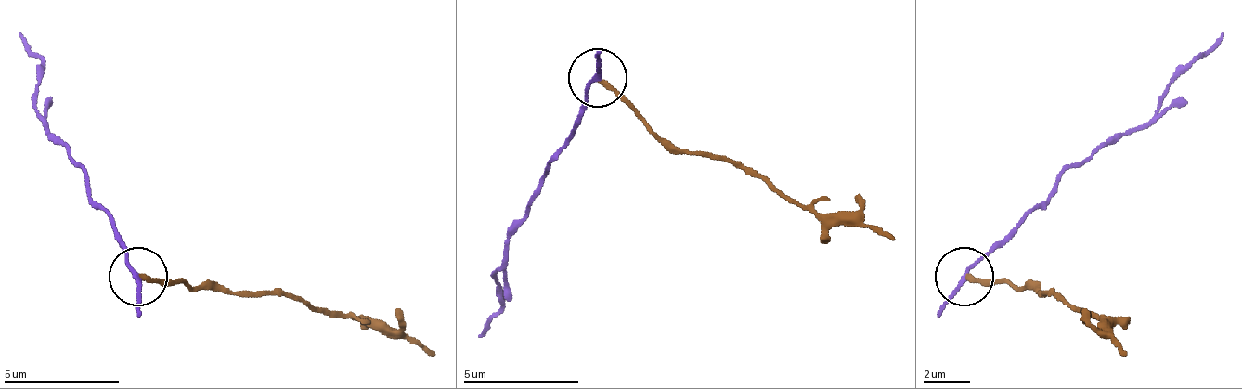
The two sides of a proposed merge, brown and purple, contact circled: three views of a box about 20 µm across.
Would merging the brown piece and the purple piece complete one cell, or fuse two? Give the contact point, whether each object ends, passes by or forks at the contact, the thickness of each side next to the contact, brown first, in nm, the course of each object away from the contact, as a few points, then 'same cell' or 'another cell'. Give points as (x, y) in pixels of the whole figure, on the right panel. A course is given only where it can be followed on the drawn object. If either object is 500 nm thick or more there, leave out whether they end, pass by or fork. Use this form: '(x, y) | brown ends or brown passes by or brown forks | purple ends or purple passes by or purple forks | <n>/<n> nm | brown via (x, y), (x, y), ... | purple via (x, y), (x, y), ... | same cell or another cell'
(964, 277) | brown ends | purple passes by | 190/140 nm | brown via (965, 278), (1029, 283), (1047, 290), (1093, 318), (1128, 353) | purple via (965, 278), (1064, 174), (1133, 133), (1157, 97), (1221, 34) | another cell

